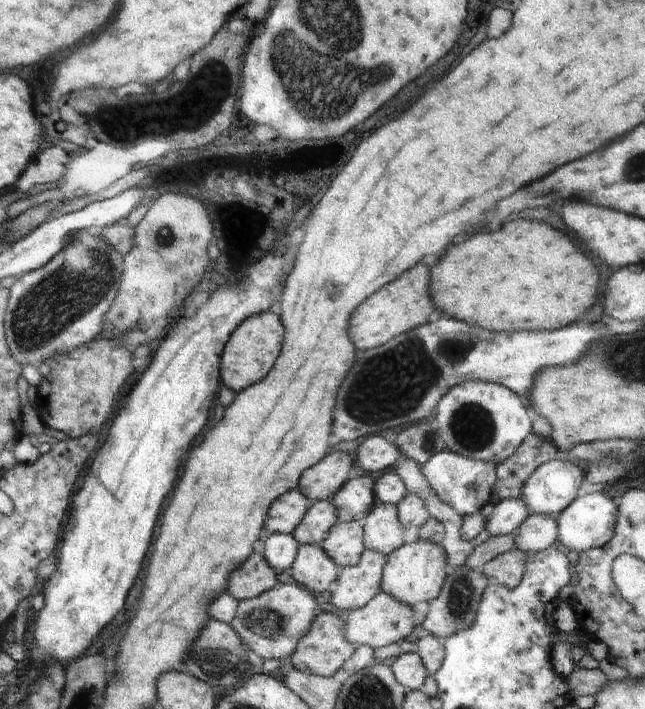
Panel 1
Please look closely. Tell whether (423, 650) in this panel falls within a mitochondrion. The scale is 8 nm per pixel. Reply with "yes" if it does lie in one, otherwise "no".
no

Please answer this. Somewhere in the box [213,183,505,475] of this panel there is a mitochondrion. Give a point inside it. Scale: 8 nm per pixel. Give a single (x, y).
(391, 385)

